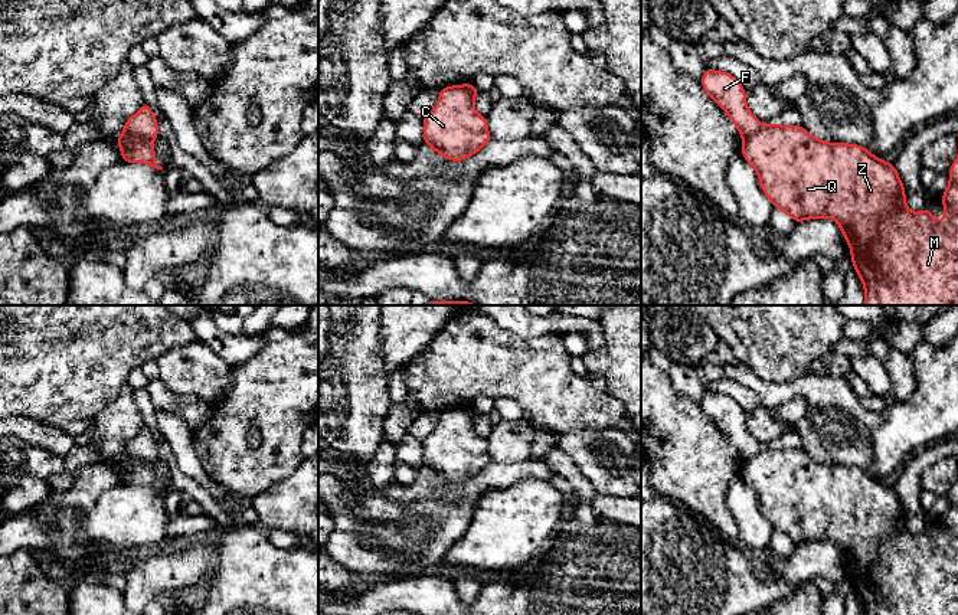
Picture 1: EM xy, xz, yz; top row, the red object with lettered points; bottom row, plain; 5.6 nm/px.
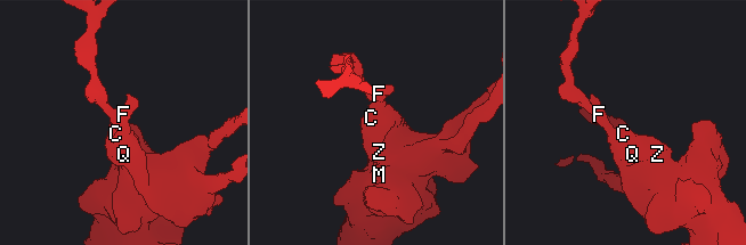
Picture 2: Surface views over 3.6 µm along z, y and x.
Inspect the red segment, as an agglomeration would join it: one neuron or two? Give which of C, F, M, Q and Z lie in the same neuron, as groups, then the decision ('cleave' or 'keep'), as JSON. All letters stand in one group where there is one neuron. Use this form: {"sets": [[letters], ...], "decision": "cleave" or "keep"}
{"sets": [["C", "M", "Q", "Z"], ["F"]], "decision": "cleave"}

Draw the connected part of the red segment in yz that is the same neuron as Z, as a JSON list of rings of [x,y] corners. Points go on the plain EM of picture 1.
[[[762,448],[755,457],[743,461],[742,480],[756,493],[759,508],[772,529],[785,533],[795,546],[821,540],[837,544],[844,565],[850,566],[850,582],[864,615],[958,615],[958,480],[948,494],[949,508],[941,520],[945,531],[942,546],[928,530],[918,536],[908,531],[906,513],[895,487],[872,478],[859,467],[818,462],[802,448]]]

